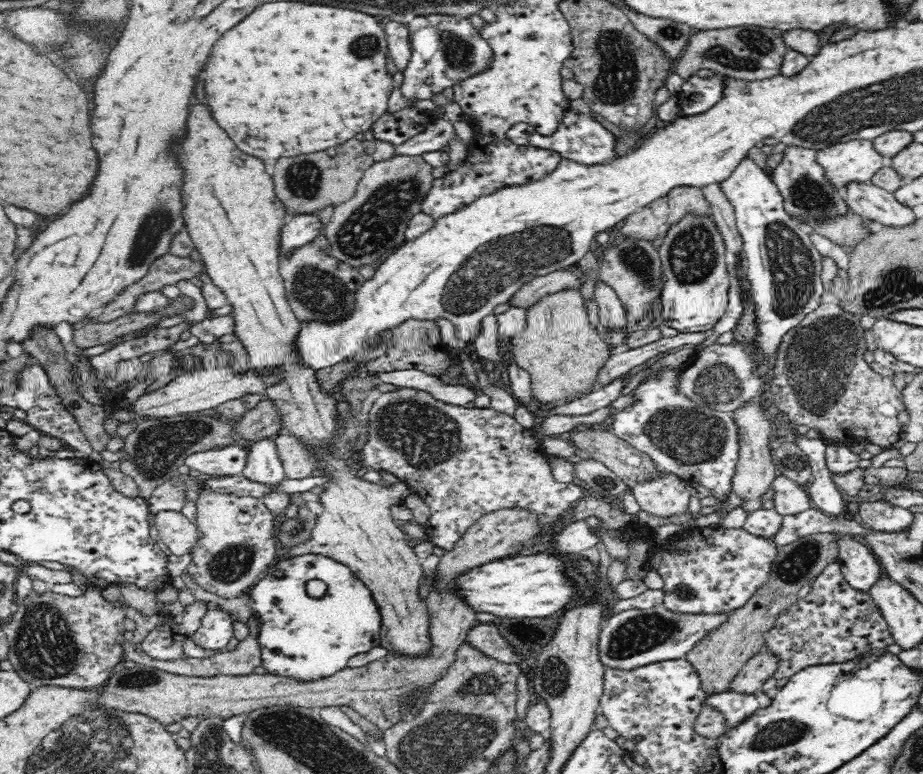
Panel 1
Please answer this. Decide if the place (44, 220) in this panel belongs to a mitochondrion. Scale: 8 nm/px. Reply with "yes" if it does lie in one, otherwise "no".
no

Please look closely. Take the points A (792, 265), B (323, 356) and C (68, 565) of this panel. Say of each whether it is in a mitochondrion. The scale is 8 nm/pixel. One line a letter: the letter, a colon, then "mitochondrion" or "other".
A: mitochondrion
B: other
C: other

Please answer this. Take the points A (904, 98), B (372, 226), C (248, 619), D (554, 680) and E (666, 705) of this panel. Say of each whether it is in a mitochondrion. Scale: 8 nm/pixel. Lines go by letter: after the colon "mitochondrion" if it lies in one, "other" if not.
A: mitochondrion
B: mitochondrion
C: other
D: mitochondrion
E: other

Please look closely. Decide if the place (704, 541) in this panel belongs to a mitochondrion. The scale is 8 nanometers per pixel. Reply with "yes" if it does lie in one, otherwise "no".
no

